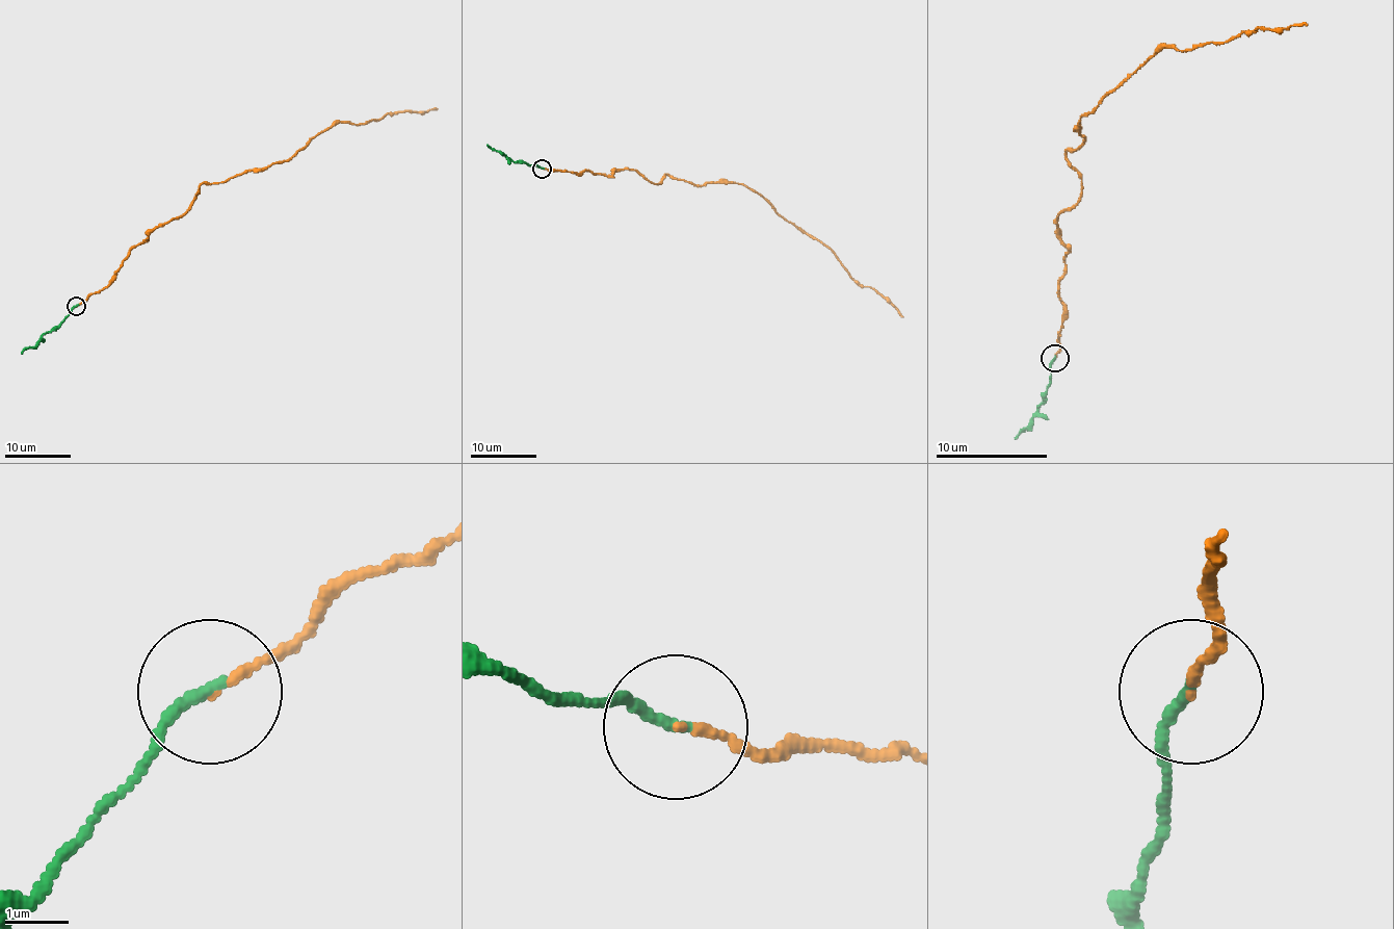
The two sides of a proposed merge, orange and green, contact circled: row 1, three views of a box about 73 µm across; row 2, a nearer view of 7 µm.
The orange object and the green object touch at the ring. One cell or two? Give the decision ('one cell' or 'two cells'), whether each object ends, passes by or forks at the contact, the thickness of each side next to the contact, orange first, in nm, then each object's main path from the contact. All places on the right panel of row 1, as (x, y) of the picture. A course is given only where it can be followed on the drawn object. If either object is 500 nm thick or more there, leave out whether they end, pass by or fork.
one cell; orange ends; green ends; calibres 120 and 180 nm; course orange (1054, 357), (1057, 217), (1082, 190), (1066, 151), (1085, 140), (1082, 114), (1163, 46), (1308, 23); course green (1054, 357), (1046, 398), (1016, 438)

